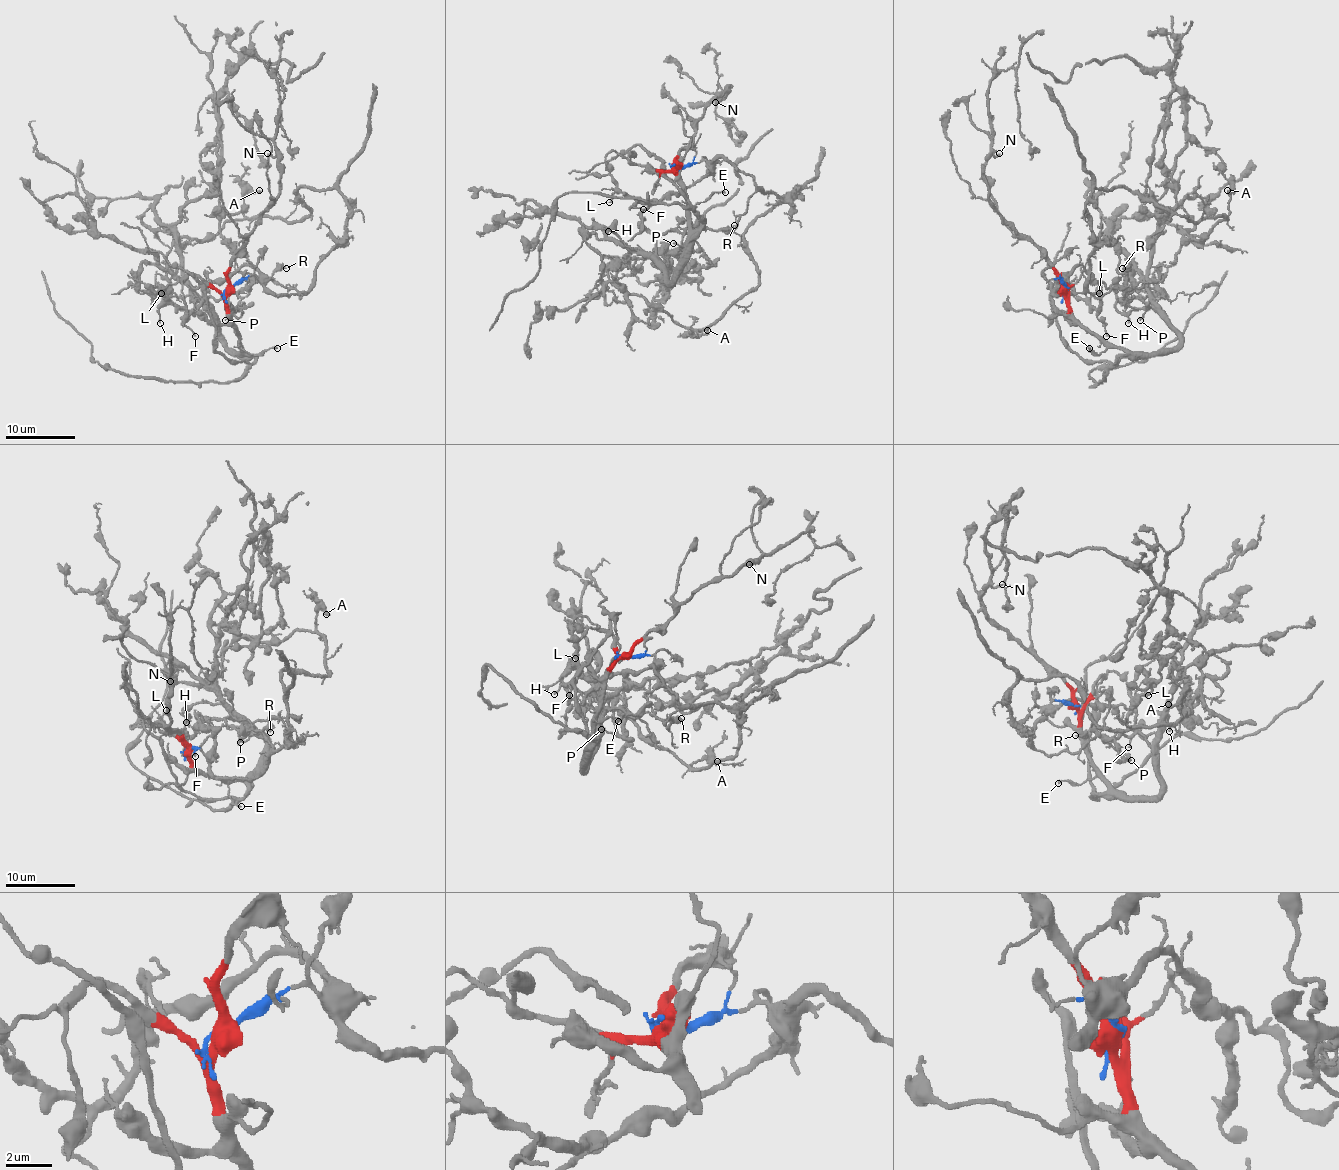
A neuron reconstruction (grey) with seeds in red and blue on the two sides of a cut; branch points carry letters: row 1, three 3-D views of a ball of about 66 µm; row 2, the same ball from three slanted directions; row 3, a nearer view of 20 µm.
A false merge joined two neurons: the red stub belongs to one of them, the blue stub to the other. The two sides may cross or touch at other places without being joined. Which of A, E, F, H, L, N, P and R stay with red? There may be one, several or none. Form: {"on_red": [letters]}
{"on_red": ["E", "H", "N"]}

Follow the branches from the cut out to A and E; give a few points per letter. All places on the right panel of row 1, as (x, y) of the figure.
A: (1066, 288), (1058, 274), (1054, 293), (1087, 281), (1096, 188), (1125, 188), (1190, 221), (1226, 217), (1228, 189)
E: (1066, 288), (1068, 311), (1106, 347), (1101, 354), (1094, 354), (1089, 347)

